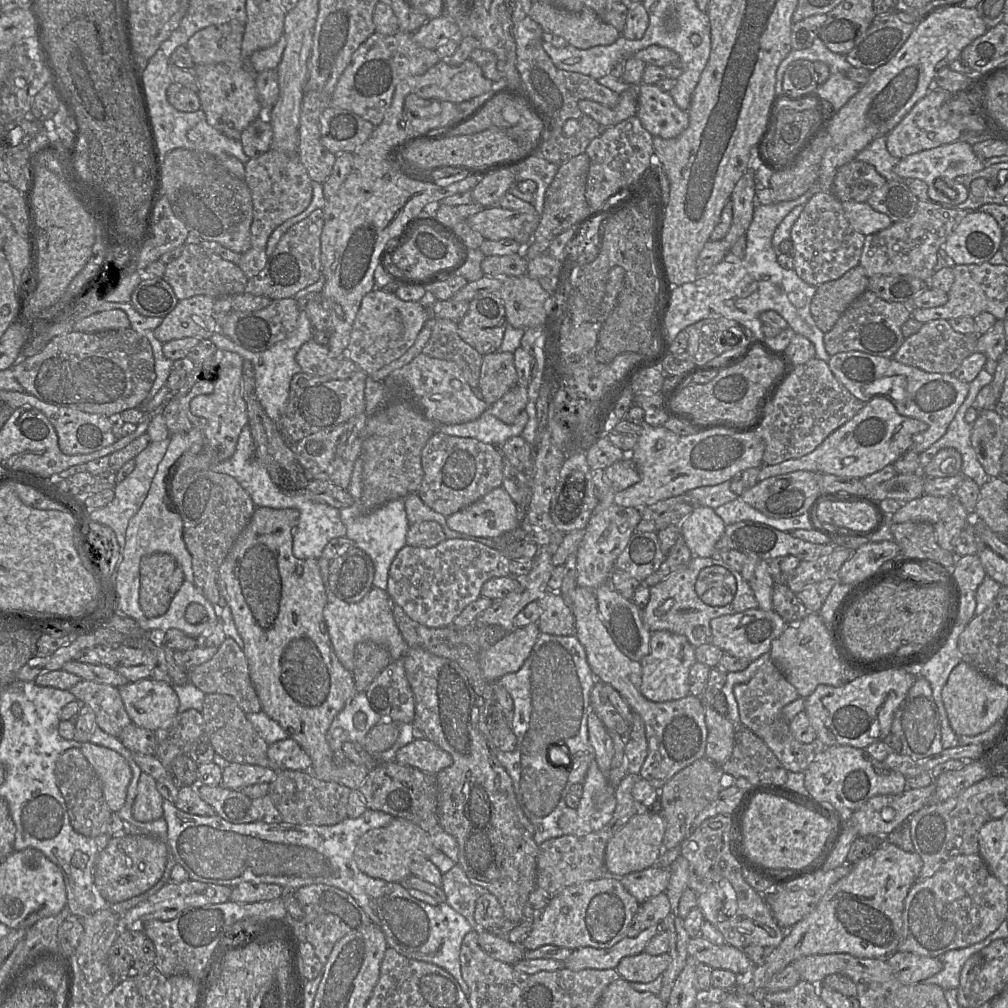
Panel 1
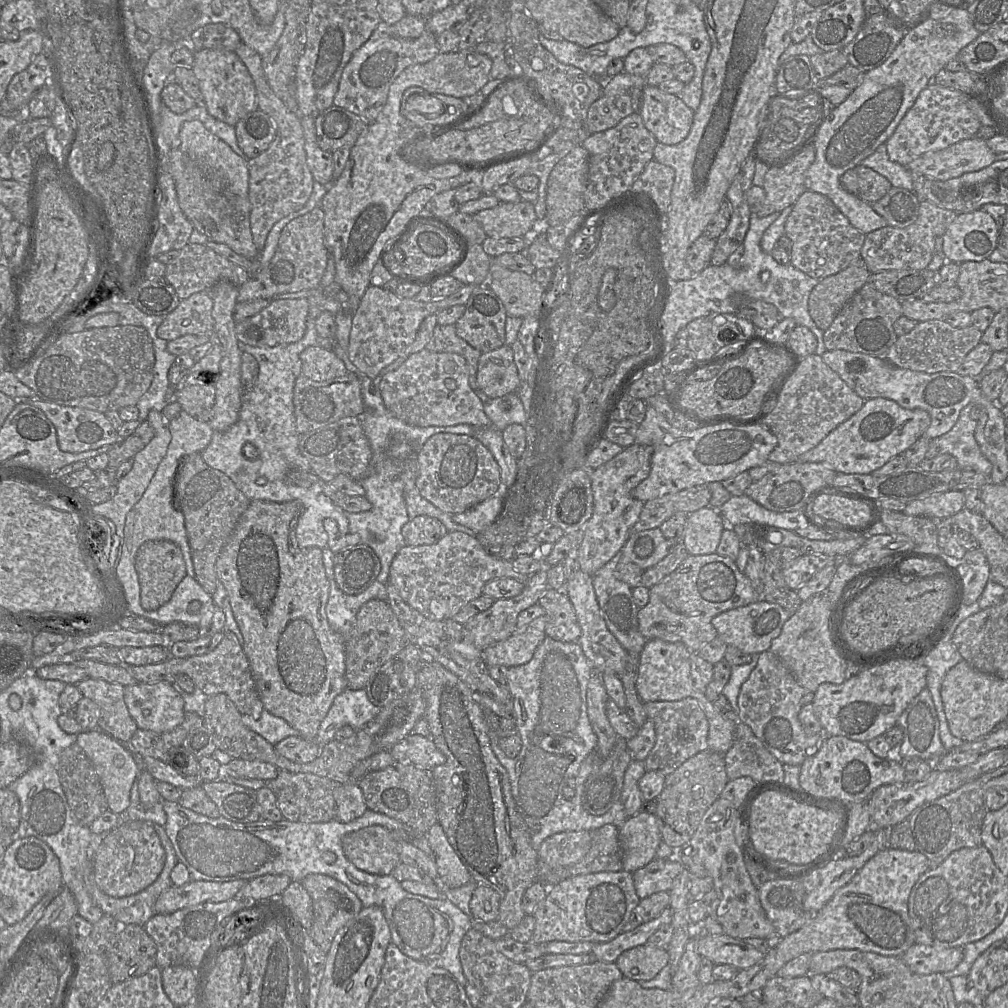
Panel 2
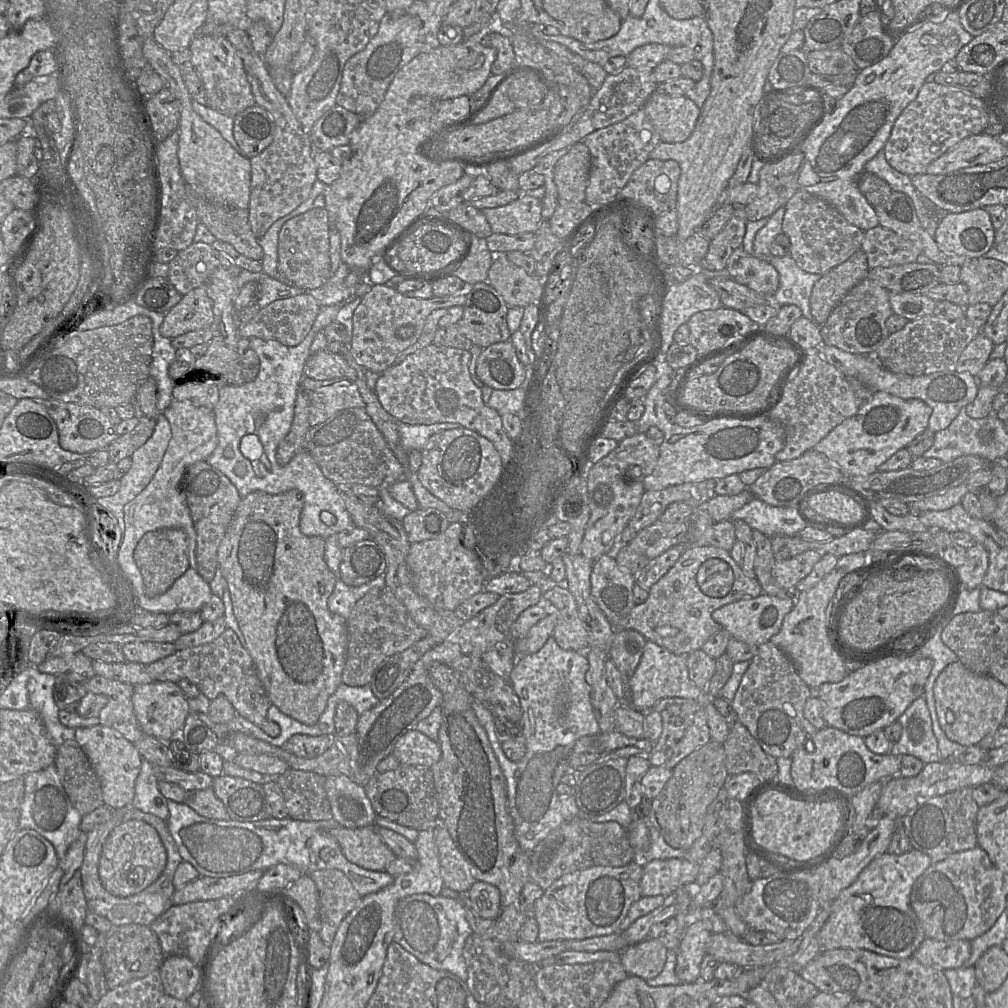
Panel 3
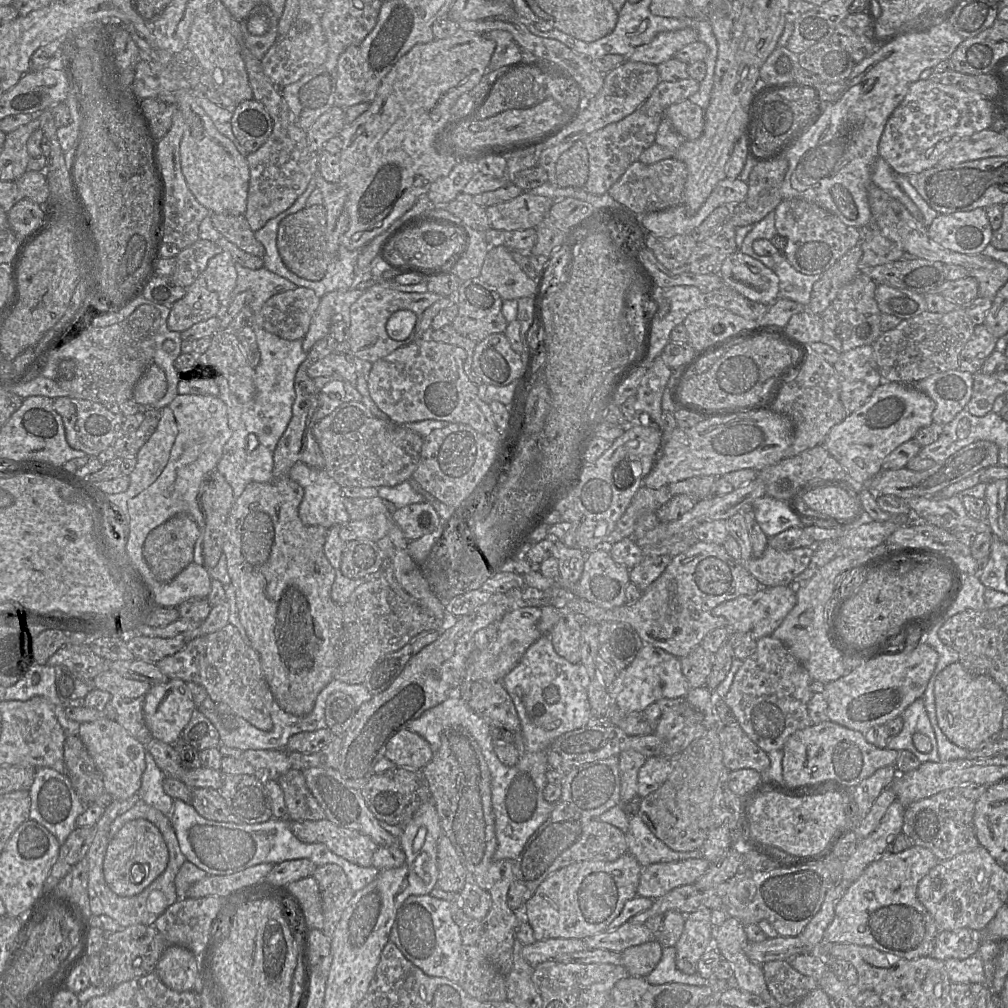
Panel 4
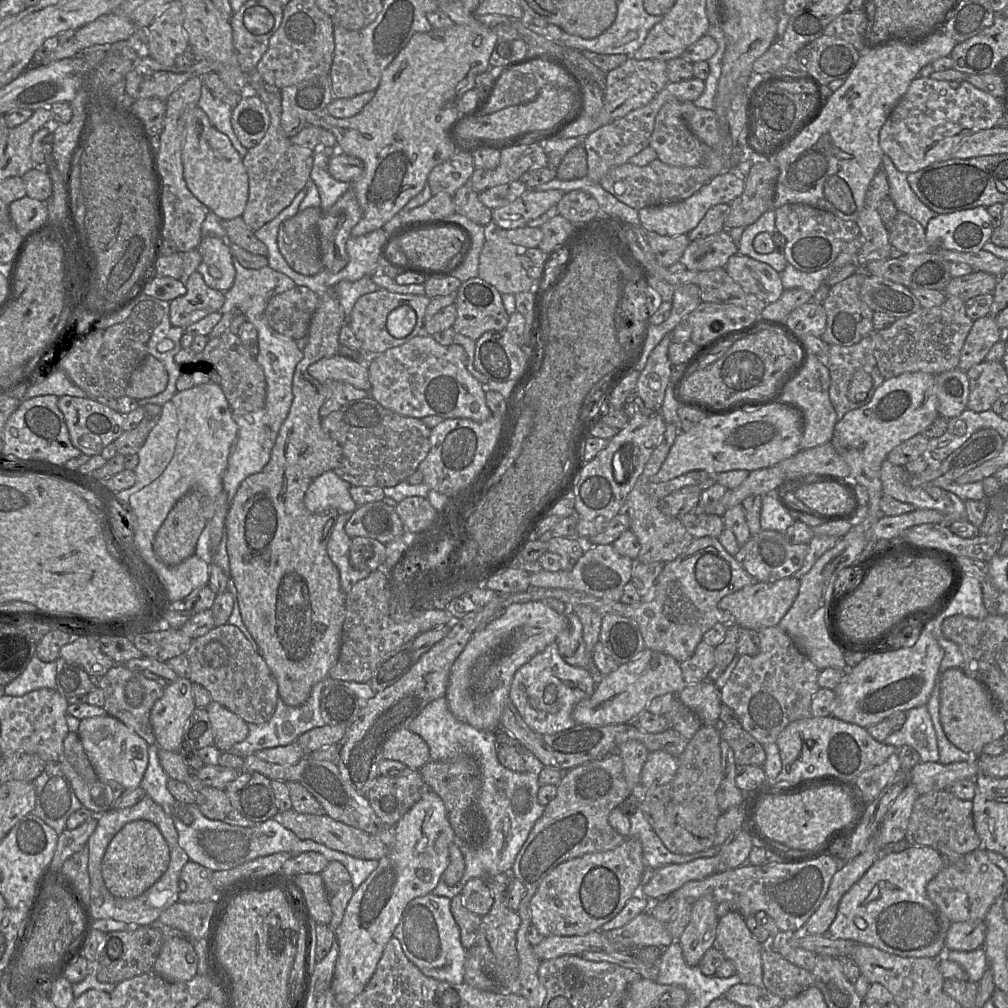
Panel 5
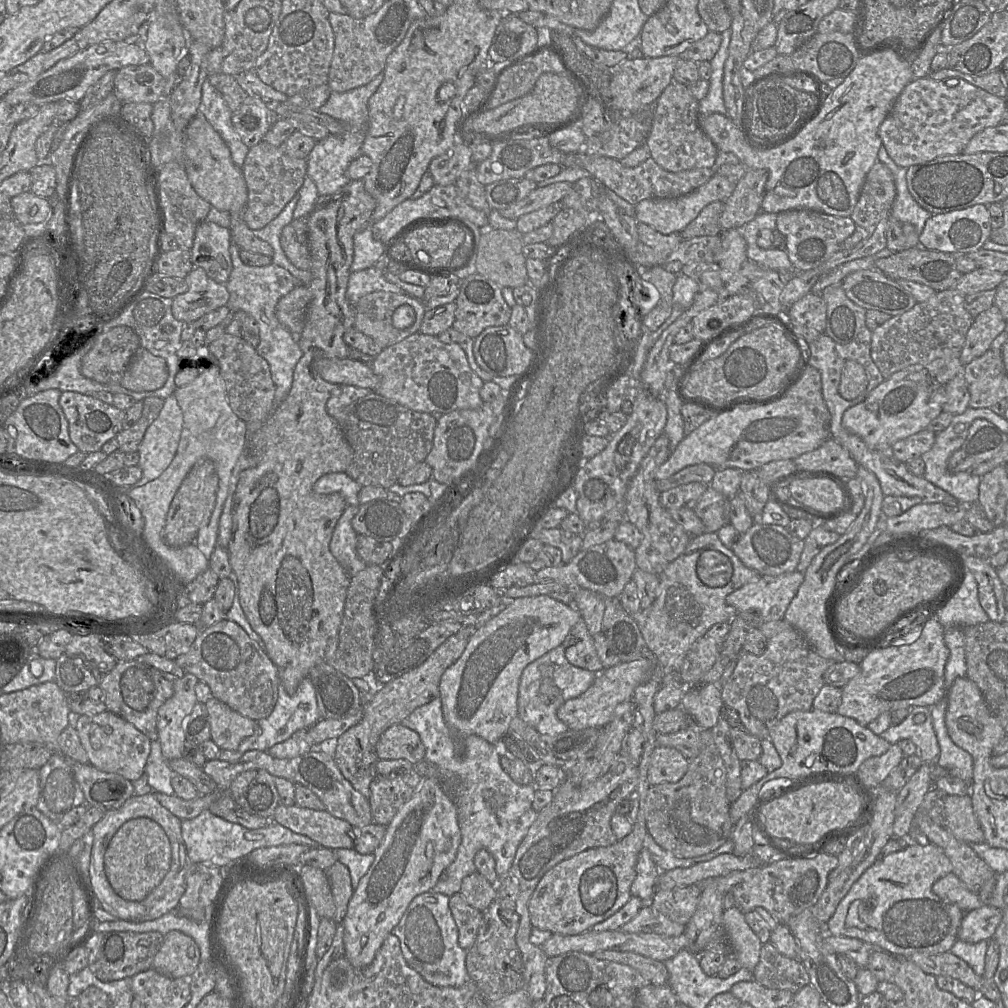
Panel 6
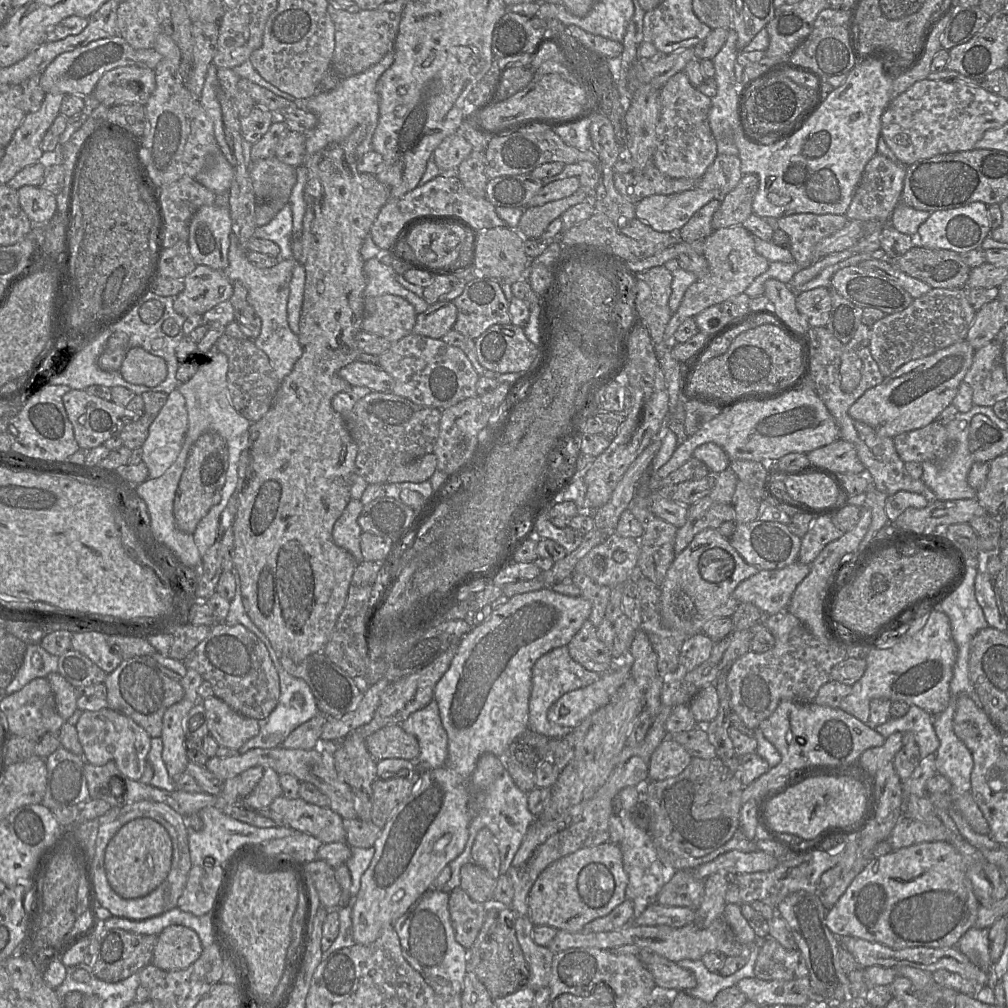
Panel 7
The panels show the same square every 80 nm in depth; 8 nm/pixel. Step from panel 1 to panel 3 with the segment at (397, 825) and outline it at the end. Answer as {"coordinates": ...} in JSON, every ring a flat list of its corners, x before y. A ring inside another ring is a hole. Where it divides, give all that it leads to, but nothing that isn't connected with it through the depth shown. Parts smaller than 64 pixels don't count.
{"coordinates":[[377,826,362,828,332,828,329,833,337,840,344,857,351,863,371,871,383,872,396,858,377,832]]}

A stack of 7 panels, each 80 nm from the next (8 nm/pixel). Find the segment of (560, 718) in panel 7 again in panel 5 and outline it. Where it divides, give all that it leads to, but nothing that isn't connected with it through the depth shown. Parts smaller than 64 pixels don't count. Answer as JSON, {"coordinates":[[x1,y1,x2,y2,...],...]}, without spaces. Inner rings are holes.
{"coordinates":[[648,648,635,659,619,665,613,672,605,676,598,676,593,694,580,701,573,710,572,717,577,724,616,725,633,723,656,697,667,693,678,695,686,686,680,663,673,657]]}

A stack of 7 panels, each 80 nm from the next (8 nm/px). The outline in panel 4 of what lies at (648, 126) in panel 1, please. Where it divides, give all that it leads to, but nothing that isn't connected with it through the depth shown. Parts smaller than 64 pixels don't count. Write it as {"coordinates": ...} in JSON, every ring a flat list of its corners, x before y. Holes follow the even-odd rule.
{"coordinates":[[689,99,670,105,663,113,663,117,671,122,685,140,696,140,702,135,704,115,705,110]]}

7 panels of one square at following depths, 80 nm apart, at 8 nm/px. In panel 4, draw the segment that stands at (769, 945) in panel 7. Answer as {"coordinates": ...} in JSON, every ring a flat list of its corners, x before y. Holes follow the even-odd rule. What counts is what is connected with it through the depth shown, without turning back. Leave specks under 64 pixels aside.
{"coordinates":[[775,960,762,964,768,991,777,1006,788,1006,800,1001,818,988,818,982,795,970,788,961]]}

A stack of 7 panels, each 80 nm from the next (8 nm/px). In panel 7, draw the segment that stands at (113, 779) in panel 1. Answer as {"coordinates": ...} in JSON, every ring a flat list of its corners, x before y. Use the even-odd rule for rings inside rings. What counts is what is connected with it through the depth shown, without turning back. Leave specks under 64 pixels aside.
{"coordinates":[[106,707,98,711,83,711,75,727,86,762,103,766,113,761,118,770,129,779,141,778,151,746,151,737,133,719]]}

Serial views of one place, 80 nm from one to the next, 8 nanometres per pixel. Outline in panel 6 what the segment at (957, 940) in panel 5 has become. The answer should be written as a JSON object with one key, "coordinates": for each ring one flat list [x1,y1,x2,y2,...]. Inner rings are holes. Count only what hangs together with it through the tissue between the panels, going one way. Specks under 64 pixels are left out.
{"coordinates":[[984,905,965,913,958,932,958,939,977,943,990,940,1002,920,1002,911,990,905]]}

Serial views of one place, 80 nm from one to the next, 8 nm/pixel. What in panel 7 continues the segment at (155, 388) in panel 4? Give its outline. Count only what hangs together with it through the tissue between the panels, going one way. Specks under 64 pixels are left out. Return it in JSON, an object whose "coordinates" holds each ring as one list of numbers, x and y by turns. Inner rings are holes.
{"coordinates":[[136,346,128,350,119,371,131,384,155,387,166,379,167,364,162,357]]}

